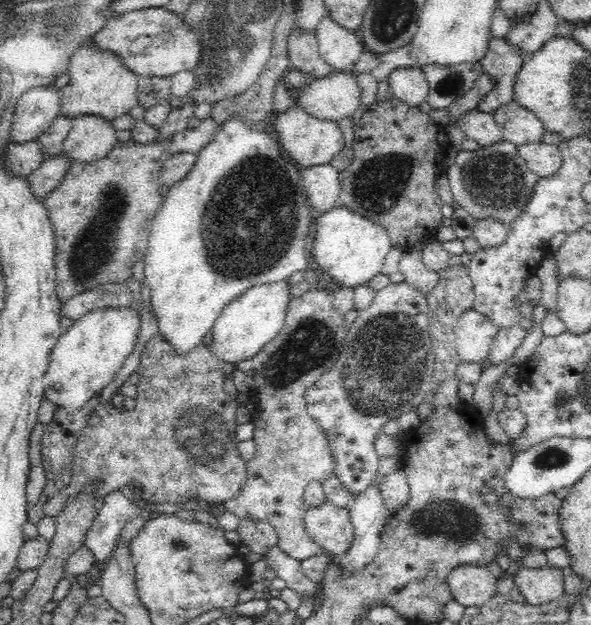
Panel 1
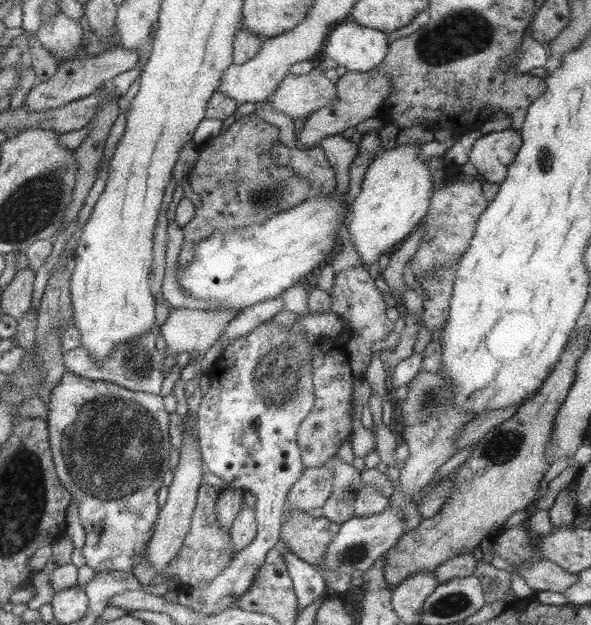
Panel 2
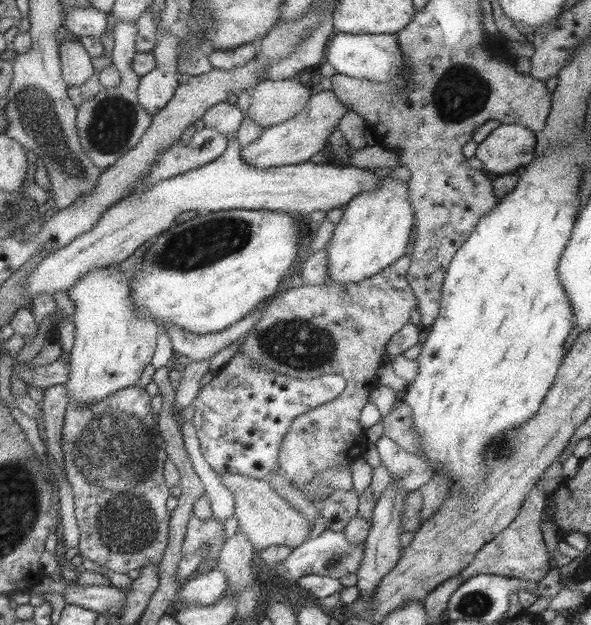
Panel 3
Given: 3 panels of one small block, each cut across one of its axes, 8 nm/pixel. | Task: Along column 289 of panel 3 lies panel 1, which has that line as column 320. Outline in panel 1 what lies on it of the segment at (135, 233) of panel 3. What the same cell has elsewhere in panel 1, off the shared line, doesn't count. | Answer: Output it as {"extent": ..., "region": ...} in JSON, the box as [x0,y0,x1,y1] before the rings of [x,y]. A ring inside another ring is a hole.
{"extent":[300,164,341,214],"region":[[[320,164],[300,169],[301,185],[306,189],[306,196],[311,208],[317,214],[328,212],[341,205],[340,173],[330,164]]]}

